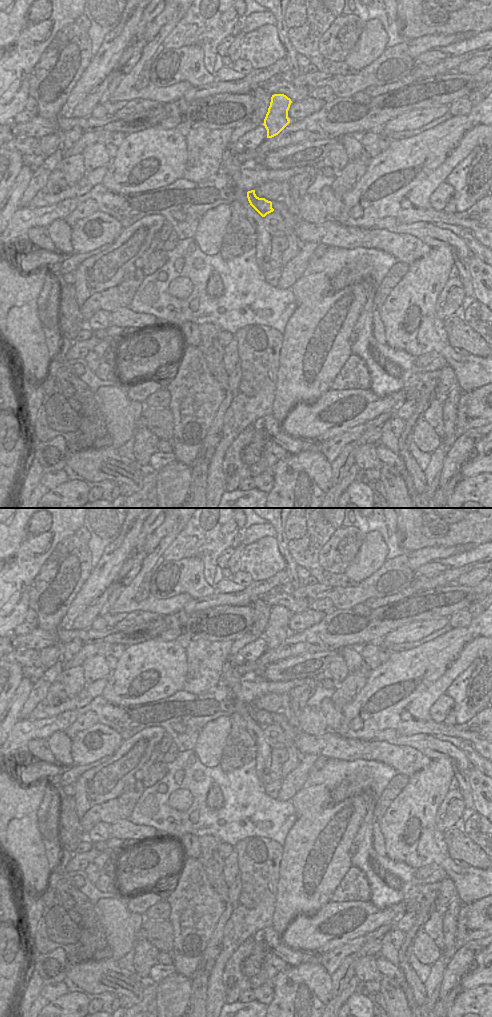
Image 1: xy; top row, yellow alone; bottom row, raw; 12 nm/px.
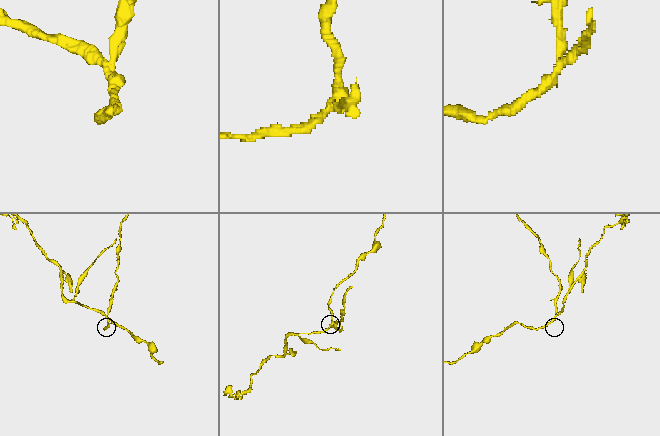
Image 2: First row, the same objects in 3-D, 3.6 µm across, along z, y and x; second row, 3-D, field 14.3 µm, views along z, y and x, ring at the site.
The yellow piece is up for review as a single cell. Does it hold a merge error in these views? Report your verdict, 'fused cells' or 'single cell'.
fused cells

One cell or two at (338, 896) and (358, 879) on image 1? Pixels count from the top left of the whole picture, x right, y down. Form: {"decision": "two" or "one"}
{"decision": "one"}

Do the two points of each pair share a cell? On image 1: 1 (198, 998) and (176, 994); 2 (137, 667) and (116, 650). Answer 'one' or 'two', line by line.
1: two
2: two

